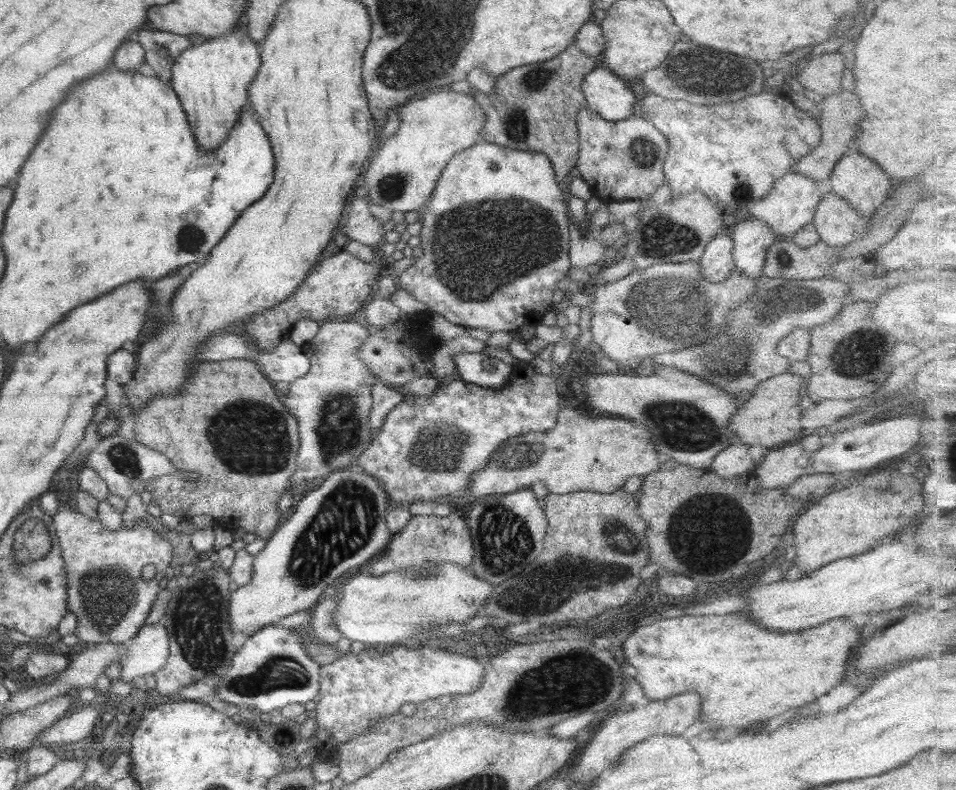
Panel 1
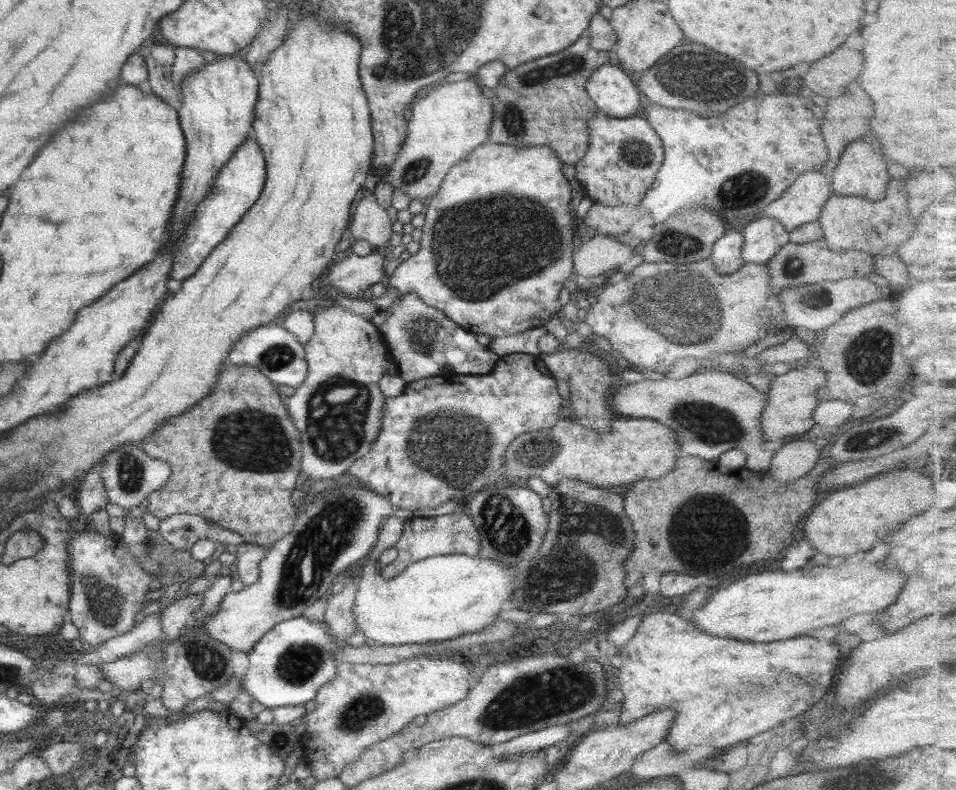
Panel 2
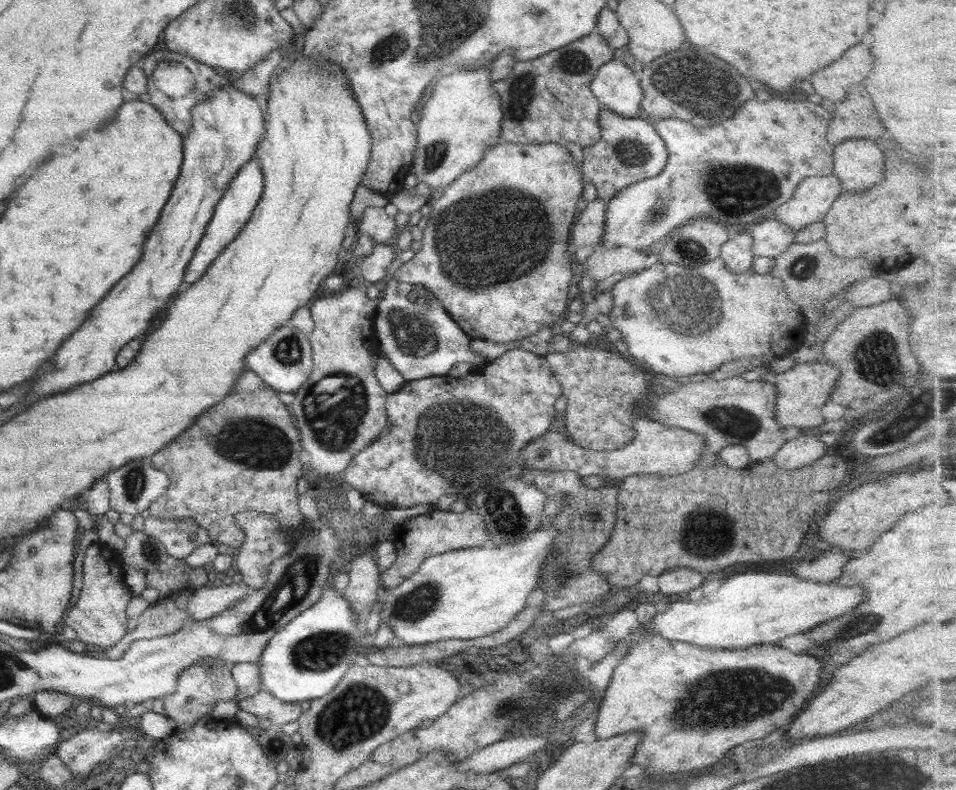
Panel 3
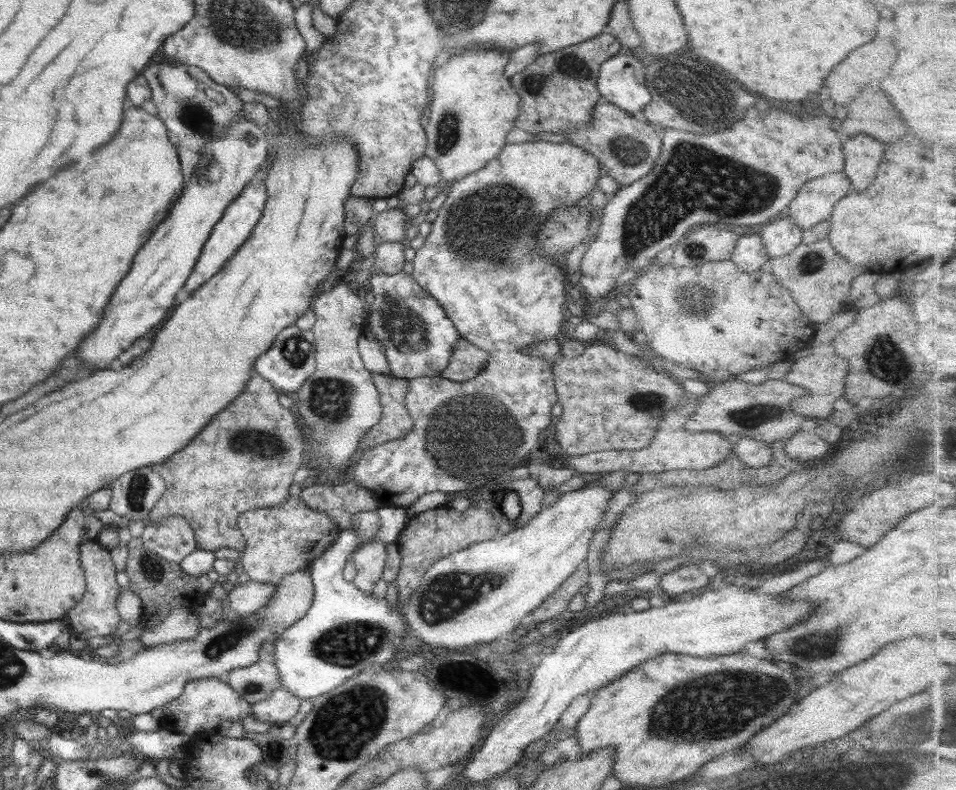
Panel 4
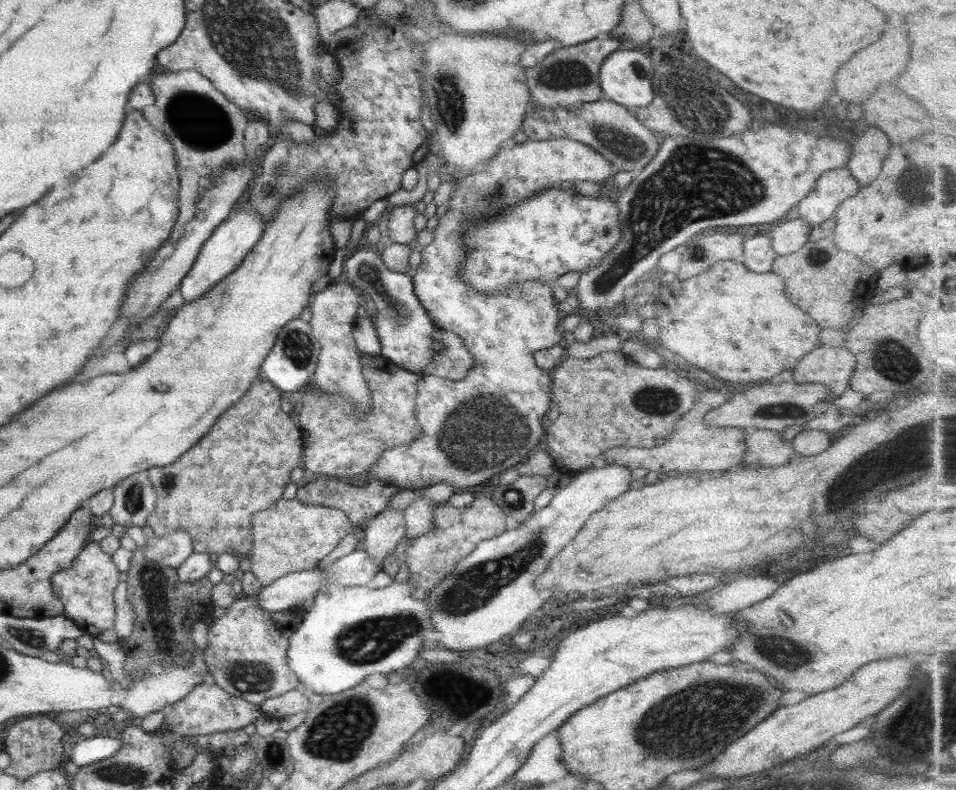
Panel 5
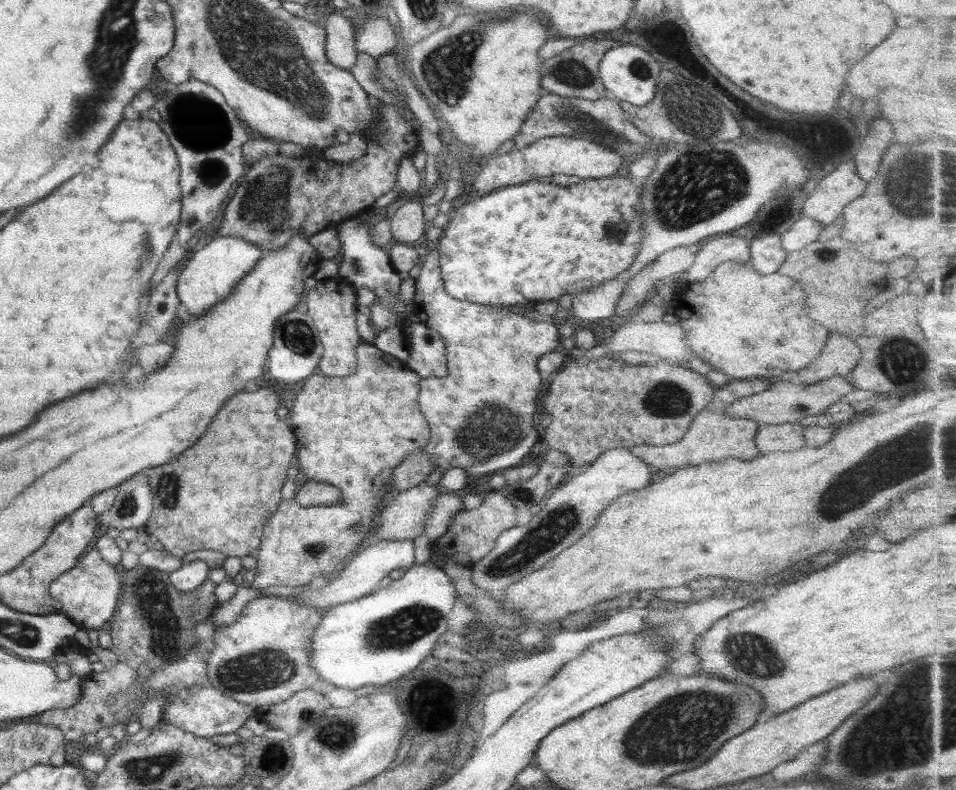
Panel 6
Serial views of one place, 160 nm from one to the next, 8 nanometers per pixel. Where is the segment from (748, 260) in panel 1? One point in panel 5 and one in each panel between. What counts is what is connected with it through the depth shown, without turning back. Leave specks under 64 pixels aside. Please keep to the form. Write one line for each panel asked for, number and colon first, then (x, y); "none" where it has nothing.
2: (763, 238)
3: (771, 237)
4: (782, 236)
5: (790, 236)

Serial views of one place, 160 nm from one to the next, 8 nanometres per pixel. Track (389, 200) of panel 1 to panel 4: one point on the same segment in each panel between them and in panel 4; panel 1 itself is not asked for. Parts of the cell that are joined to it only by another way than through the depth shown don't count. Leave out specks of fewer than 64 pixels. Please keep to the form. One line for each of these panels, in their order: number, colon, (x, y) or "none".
2: (455, 118)
3: (462, 119)
4: (474, 106)

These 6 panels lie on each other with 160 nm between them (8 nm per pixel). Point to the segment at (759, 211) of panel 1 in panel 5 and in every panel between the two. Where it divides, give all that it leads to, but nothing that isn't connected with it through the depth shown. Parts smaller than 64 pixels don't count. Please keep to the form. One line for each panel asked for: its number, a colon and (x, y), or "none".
2: (802, 202)
3: (813, 197)
4: (814, 203)
5: (831, 189)

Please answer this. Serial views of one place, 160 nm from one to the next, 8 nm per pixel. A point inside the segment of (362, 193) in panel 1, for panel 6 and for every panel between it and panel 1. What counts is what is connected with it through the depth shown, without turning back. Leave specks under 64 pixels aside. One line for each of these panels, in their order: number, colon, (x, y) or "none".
2: (370, 222)
3: (377, 223)
4: (390, 225)
5: (401, 230)
6: (408, 225)

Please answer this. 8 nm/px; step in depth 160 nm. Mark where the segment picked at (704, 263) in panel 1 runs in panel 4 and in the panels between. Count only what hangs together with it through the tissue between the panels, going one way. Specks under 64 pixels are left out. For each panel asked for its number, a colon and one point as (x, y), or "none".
2: (726, 254)
3: (737, 254)
4: (749, 254)

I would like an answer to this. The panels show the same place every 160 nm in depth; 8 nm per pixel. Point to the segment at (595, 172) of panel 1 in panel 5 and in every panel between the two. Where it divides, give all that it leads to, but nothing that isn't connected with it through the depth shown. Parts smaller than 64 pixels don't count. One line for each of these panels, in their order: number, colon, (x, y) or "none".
2: (624, 154)
3: (629, 149)
4: (626, 148)
5: (609, 128)

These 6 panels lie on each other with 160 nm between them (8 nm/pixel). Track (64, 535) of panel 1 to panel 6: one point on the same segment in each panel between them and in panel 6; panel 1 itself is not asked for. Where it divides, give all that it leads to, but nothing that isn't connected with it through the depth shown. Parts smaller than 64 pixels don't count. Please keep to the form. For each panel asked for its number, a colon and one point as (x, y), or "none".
2: (108, 586)
3: (99, 618)
4: (95, 614)
5: (86, 589)
6: (89, 592)

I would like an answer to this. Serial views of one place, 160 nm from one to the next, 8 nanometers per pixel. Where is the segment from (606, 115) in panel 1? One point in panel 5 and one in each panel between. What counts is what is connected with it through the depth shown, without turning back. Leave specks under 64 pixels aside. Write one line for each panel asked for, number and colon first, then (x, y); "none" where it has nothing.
2: (614, 93)
3: (614, 85)
4: (621, 79)
5: (624, 76)

